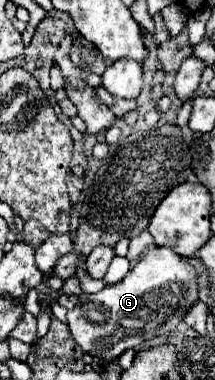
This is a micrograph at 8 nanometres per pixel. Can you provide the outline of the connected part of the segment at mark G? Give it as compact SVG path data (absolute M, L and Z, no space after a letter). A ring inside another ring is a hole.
M155 246L139 258L121 282L107 284L97 294L81 294L77 306L67 312L67 326L83 352L111 362L125 350L175 330L183 320L181 316L197 300L197 288L195 270L175 252Z

